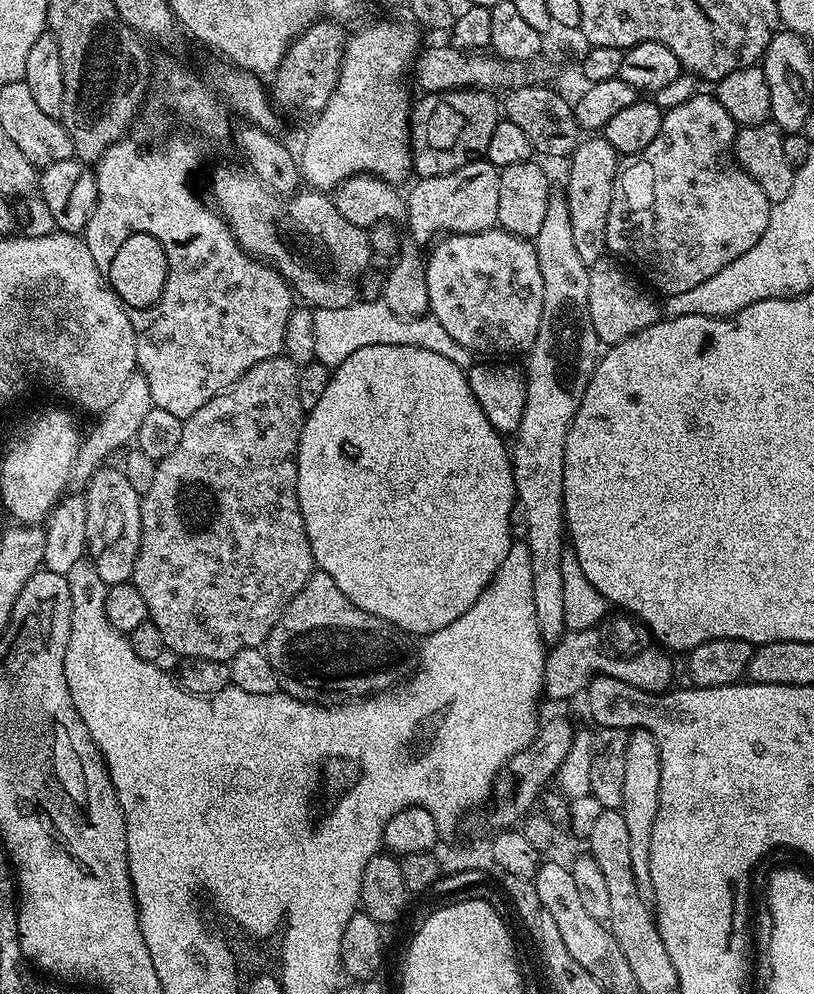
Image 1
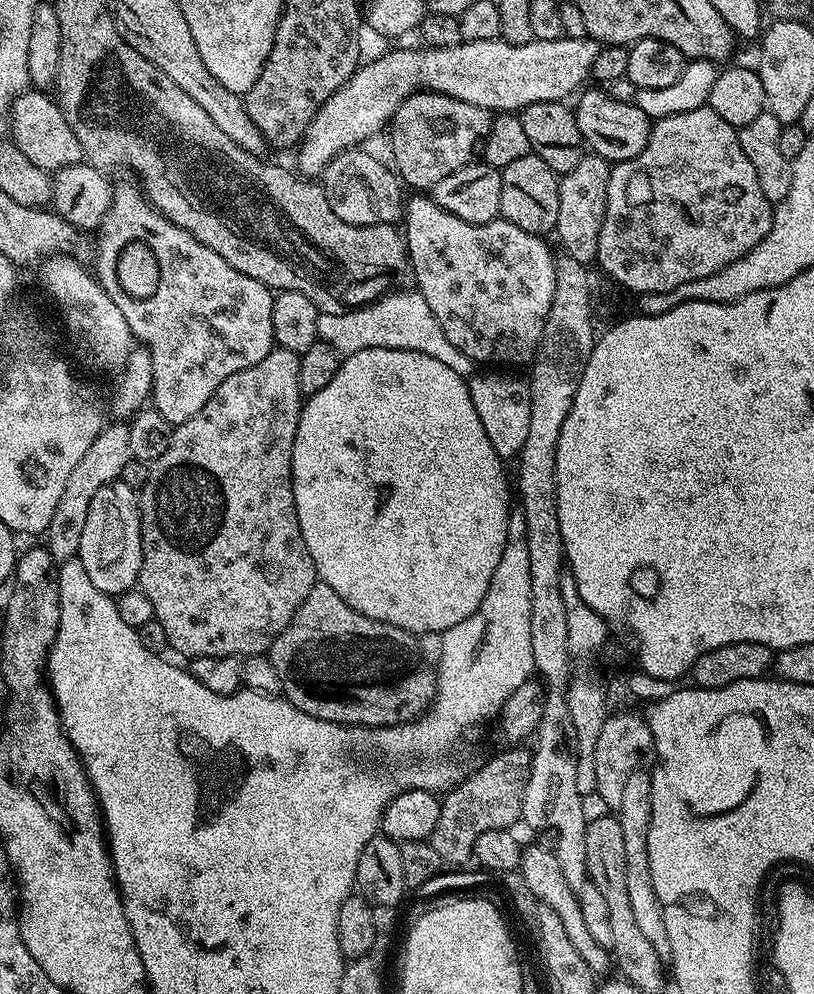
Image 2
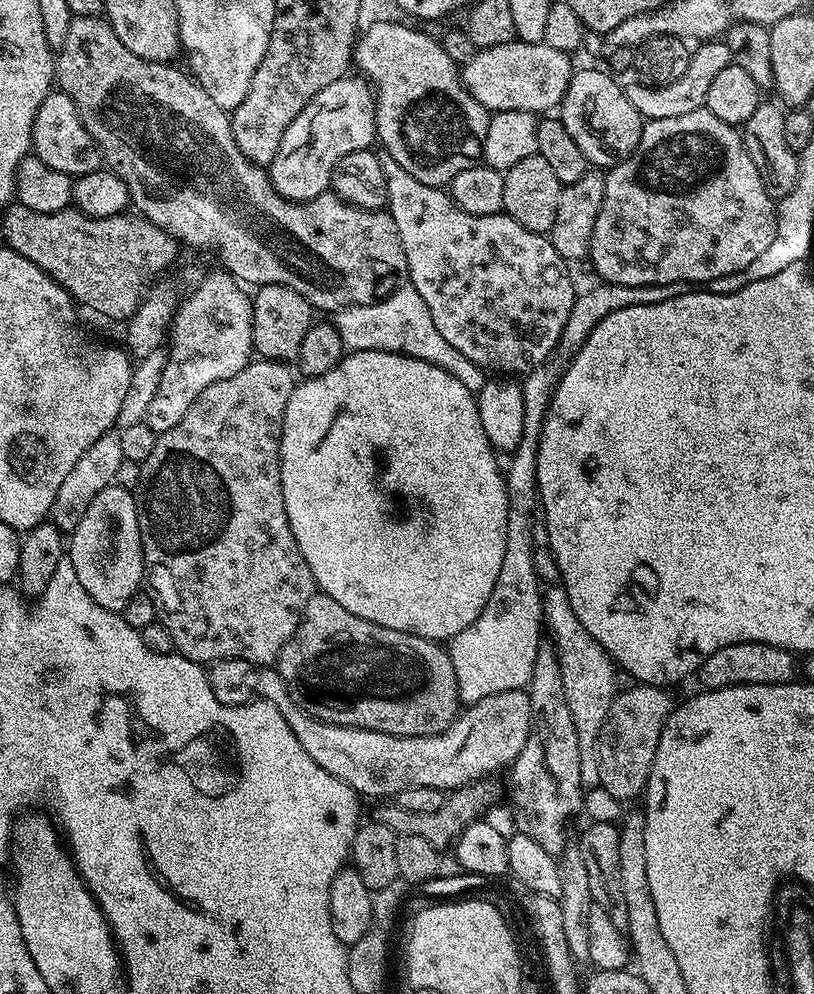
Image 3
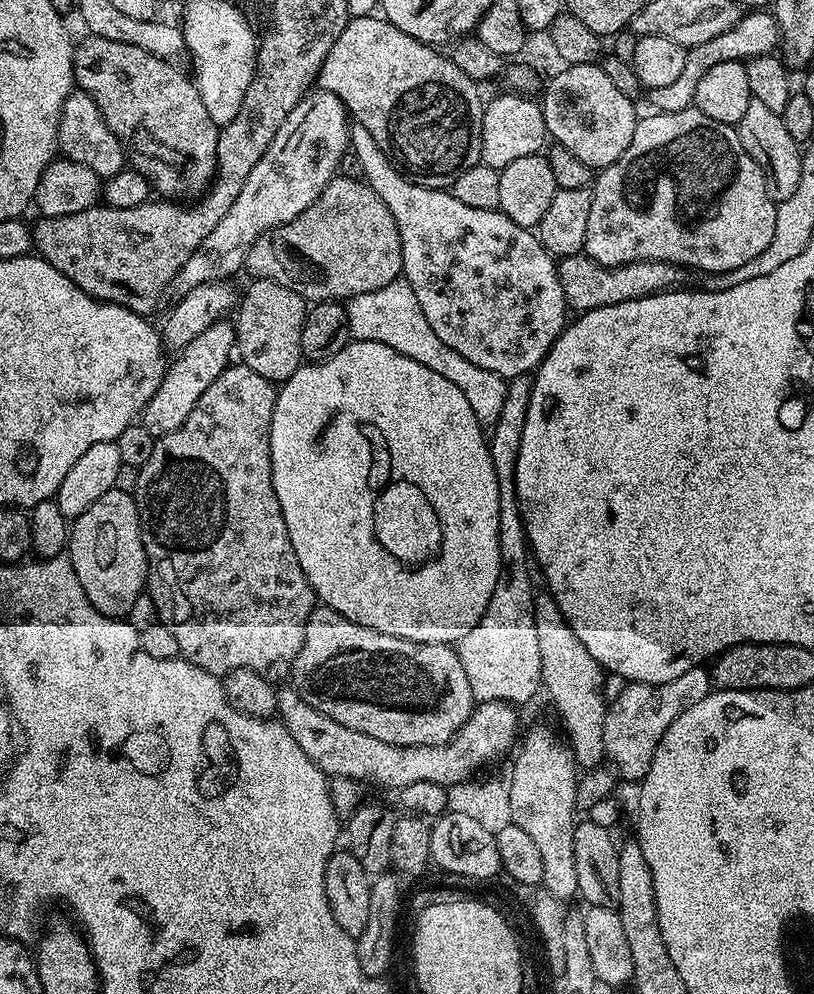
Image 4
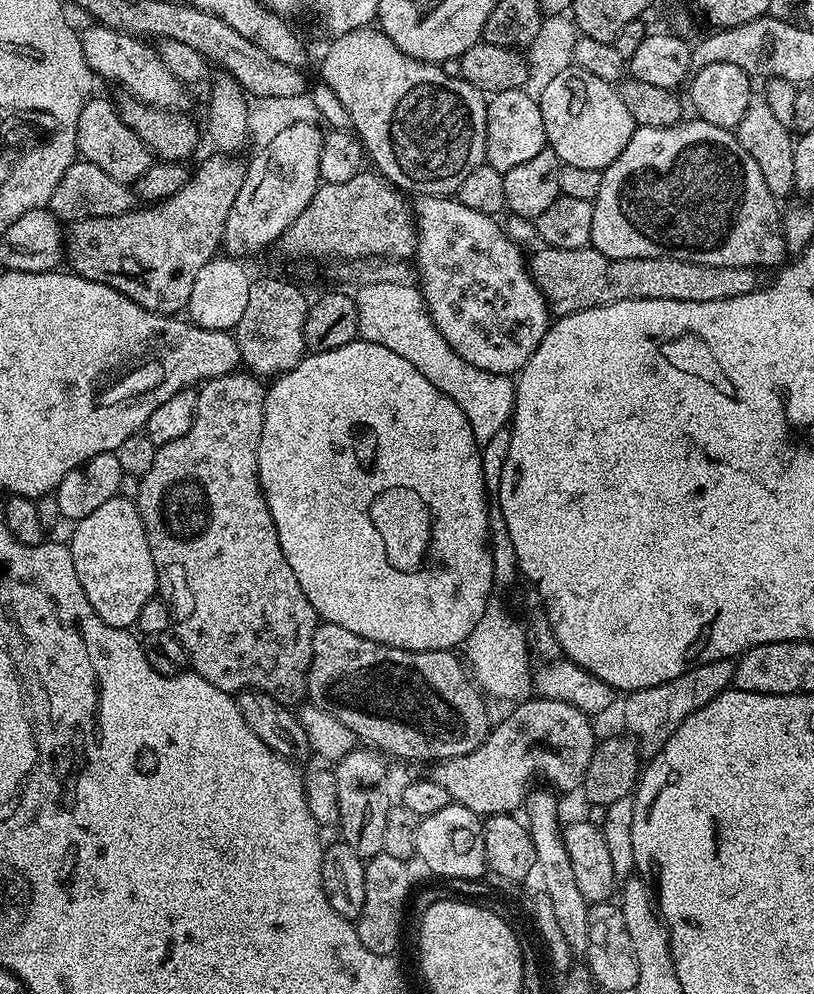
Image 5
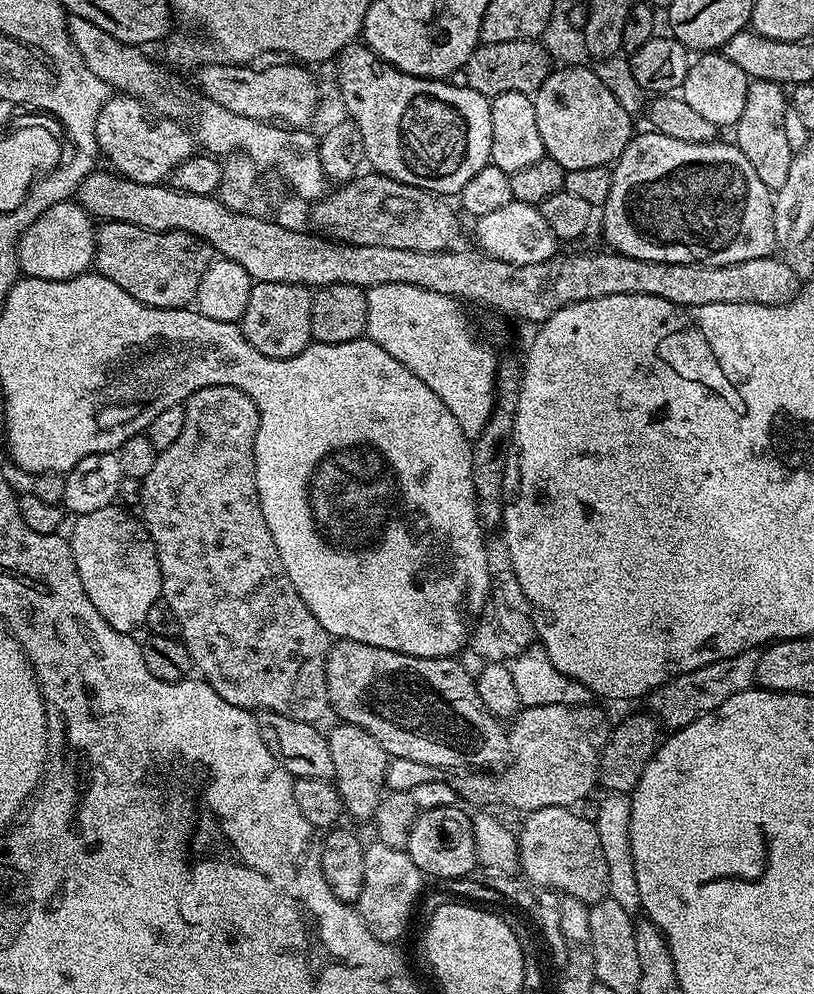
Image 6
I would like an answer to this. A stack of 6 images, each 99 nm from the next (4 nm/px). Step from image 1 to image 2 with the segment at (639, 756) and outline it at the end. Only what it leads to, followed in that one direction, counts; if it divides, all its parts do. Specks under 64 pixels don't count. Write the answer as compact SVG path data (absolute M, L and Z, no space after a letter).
M641 770L630 774L630 778L626 778L626 786L622 793L622 806L618 810L618 819L622 826L622 834L624 835L624 843L626 849L626 891L630 894L630 910L634 913L637 925L642 929L642 934L649 940L654 950L658 952L658 958L665 962L671 961L672 951L670 950L670 937L666 934L666 918L662 918L662 906L658 902L658 894L654 894L654 878L650 878L650 854L648 853L648 835L650 834L650 814L652 813L652 777L647 771Z

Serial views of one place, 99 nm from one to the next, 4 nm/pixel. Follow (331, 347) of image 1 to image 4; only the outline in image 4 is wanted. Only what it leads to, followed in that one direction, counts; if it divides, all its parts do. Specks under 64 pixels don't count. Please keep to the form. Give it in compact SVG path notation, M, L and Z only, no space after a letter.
M401 278L390 282L390 286L382 286L382 290L352 296L344 304L344 309L352 340L382 342L382 346L390 346L390 350L398 350L398 354L406 354L406 358L414 358L414 362L430 366L430 370L442 374L442 378L454 382L454 386L462 390L480 424L491 426L498 422L502 402L506 402L508 380L490 370L482 370L482 366L474 366L474 362L466 362L458 350L450 350L450 346L434 334L430 322L426 322L426 314L422 314L422 306L418 306L418 298L407 280Z

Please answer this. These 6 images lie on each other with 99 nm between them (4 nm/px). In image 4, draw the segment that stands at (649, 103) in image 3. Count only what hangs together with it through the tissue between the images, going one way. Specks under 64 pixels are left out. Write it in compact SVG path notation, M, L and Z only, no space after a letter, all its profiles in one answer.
M752 10L743 15L738 23L726 34L718 34L718 38L710 38L710 42L702 42L690 49L686 58L686 67L674 82L667 86L647 89L646 96L653 104L656 112L677 112L683 108L693 107L694 90L698 90L698 81L707 74L718 62L739 60L747 62L753 56L770 56L781 47L780 27L775 15L768 10Z

